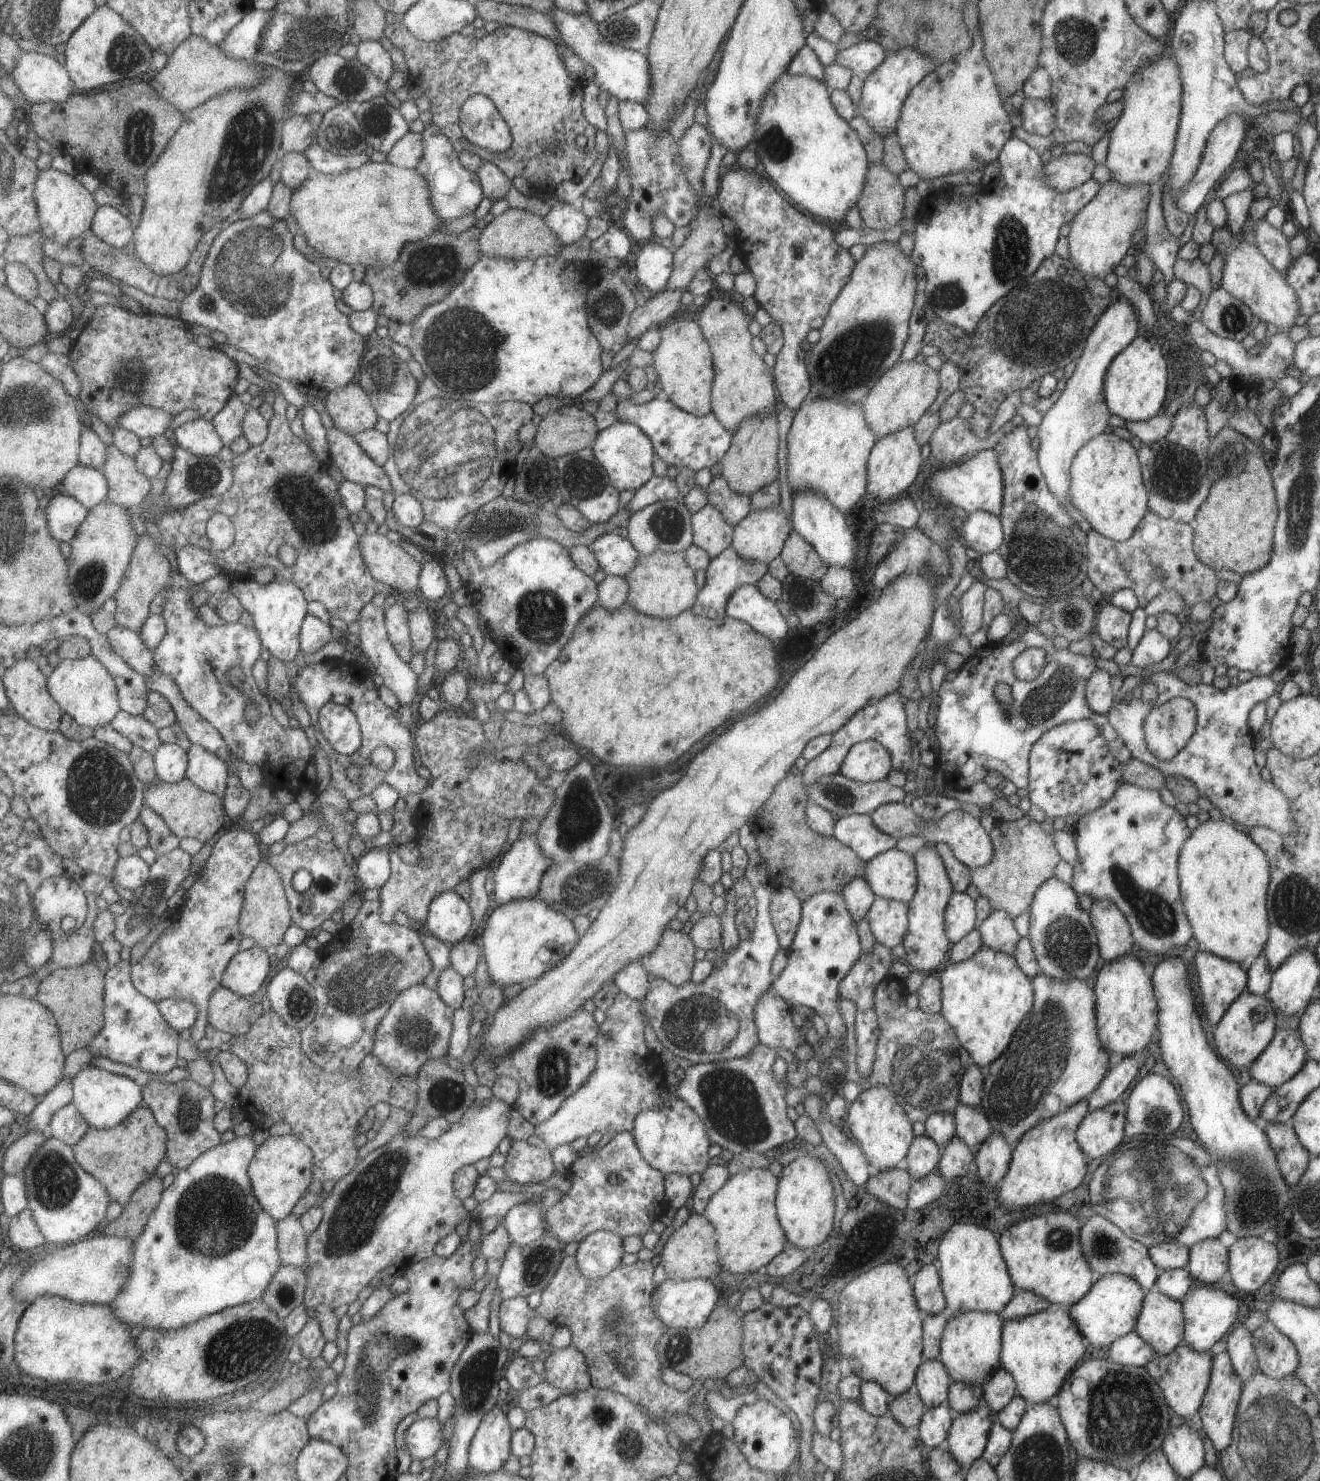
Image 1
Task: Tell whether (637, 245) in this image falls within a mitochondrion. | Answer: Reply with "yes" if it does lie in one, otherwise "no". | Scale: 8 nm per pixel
no

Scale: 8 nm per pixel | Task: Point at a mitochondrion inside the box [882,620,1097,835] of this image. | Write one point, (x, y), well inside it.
(1042, 703)

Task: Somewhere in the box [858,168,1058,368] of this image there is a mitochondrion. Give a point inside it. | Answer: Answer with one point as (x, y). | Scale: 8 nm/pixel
(1011, 250)

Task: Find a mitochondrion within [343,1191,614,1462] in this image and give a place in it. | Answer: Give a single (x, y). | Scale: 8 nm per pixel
(375, 1363)

